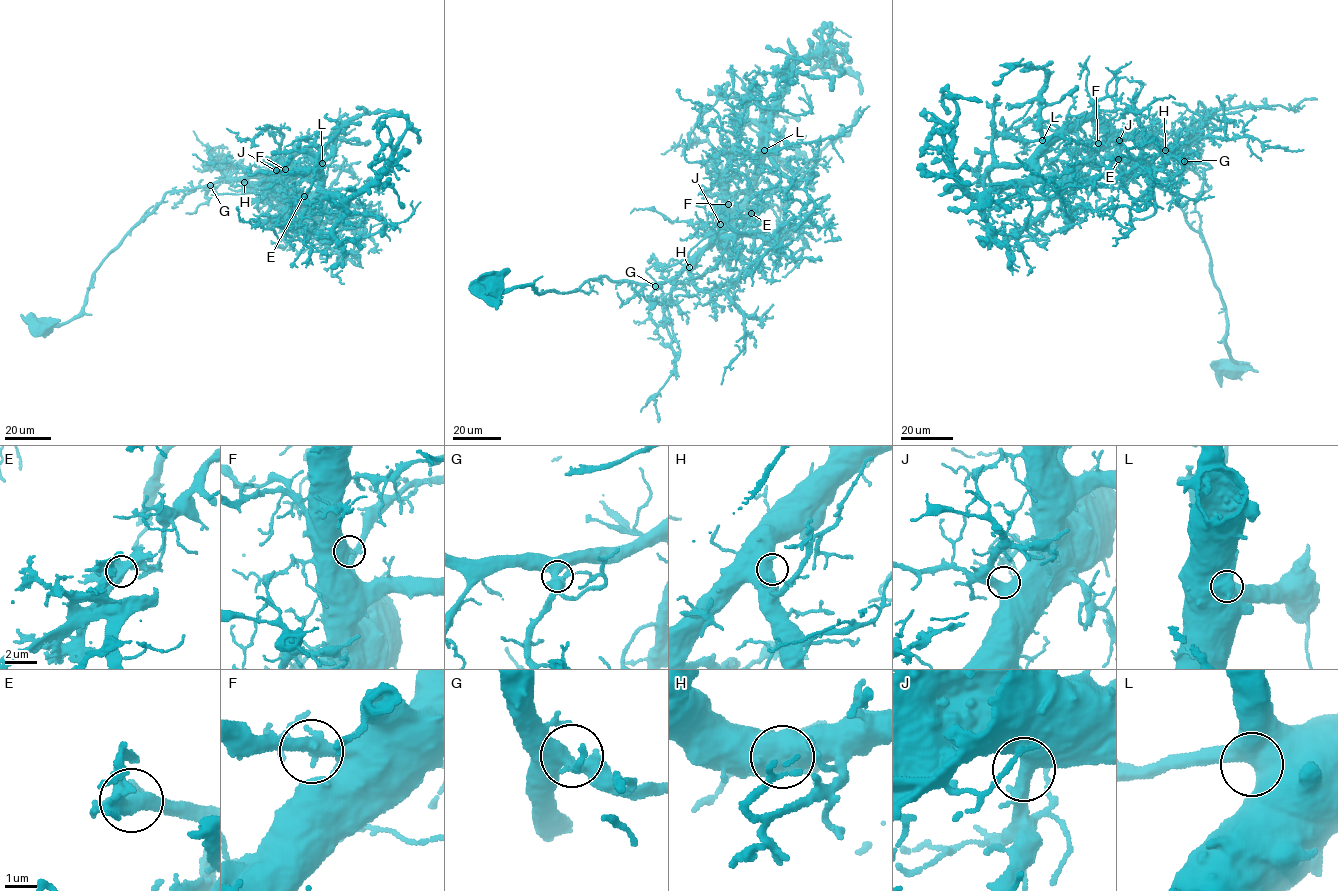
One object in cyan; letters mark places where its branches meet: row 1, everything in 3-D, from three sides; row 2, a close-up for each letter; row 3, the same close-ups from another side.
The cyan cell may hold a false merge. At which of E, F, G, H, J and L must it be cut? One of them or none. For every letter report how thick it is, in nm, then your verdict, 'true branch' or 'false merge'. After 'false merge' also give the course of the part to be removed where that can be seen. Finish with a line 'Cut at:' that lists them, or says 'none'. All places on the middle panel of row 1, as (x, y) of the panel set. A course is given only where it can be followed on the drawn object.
E: 440 nm | false merge | (751, 213), (742, 223), (706, 235), (677, 263), (656, 271)
F: 340 nm | true branch
G: 460 nm | true branch
H: 500 nm | true branch
J: 440 nm | true branch
L: 600 nm | true branch
Cut at: E

